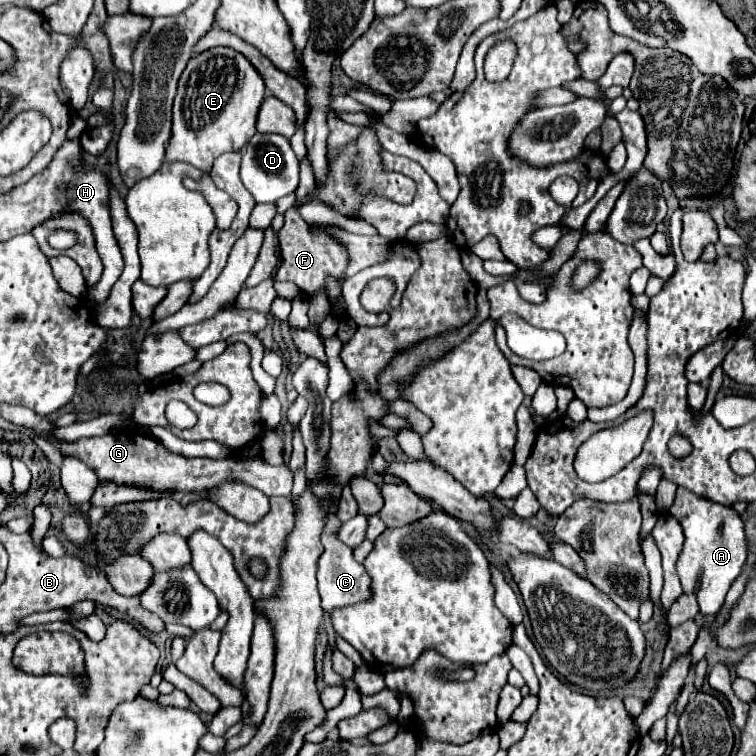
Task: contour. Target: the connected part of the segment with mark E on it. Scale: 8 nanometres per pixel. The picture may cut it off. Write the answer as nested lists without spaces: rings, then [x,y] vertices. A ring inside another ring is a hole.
[[[215,47],[205,53],[193,55],[179,79],[175,103],[173,103],[173,133],[167,145],[165,161],[185,161],[203,171],[201,181],[183,179],[183,185],[193,191],[201,191],[215,211],[217,227],[227,229],[237,213],[237,203],[221,193],[213,181],[209,181],[209,169],[217,153],[243,149],[255,135],[255,123],[259,107],[265,99],[265,83],[253,65],[237,51],[227,47]]]

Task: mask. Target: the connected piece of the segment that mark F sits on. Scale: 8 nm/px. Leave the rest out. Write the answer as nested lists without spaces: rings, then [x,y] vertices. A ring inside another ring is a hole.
[[[295,201],[295,205],[291,209],[287,209],[285,213],[285,225],[279,229],[279,243],[281,243],[281,267],[275,275],[275,281],[293,281],[301,293],[307,293],[307,297],[317,295],[319,291],[325,291],[327,299],[331,299],[329,289],[325,285],[327,277],[333,277],[335,281],[343,283],[345,281],[345,271],[349,265],[349,253],[345,251],[345,247],[333,239],[327,233],[327,225],[321,225],[317,233],[313,233],[309,229],[309,225],[303,221],[303,217],[299,215],[299,207],[305,201]]]

